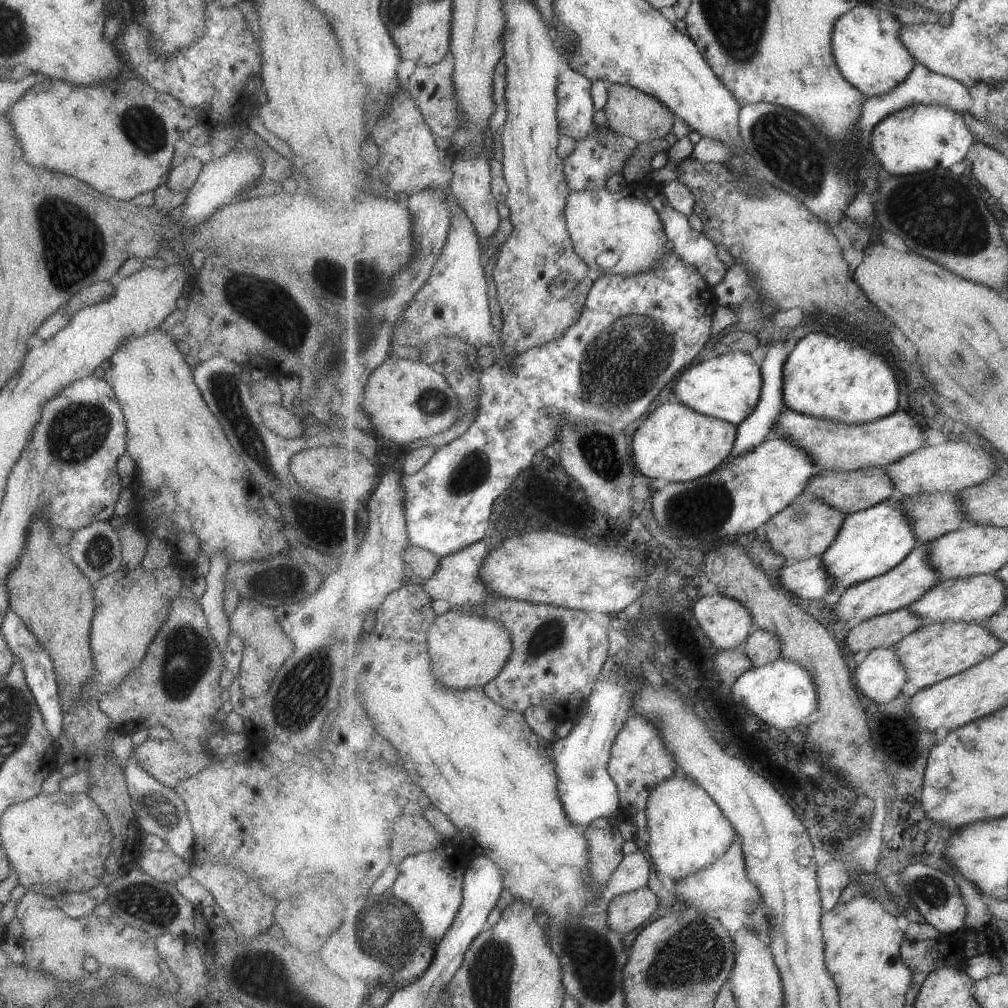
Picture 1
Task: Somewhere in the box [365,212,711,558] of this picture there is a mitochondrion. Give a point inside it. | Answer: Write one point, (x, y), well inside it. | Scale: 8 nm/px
(649, 349)

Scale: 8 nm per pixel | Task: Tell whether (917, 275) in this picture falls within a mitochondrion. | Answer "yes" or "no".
no

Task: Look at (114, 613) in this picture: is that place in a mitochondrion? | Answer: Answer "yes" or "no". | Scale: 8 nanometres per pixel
no

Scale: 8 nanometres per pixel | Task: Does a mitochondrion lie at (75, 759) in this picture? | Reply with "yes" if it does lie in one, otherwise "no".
no

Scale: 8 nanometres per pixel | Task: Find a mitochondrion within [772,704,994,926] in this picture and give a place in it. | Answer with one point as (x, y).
(933, 892)

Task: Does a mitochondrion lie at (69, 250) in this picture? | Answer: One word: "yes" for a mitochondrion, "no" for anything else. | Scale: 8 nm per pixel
yes

